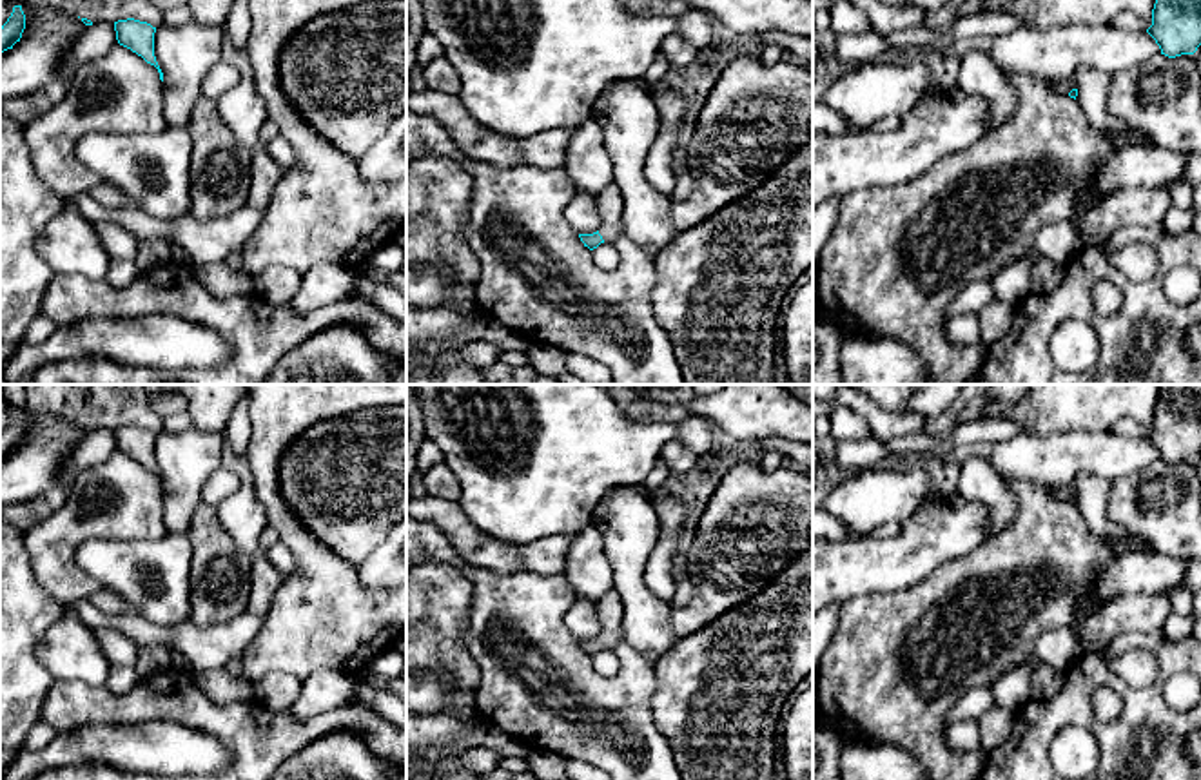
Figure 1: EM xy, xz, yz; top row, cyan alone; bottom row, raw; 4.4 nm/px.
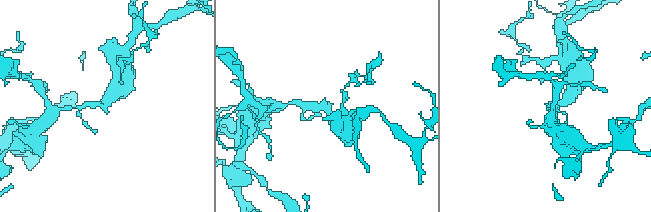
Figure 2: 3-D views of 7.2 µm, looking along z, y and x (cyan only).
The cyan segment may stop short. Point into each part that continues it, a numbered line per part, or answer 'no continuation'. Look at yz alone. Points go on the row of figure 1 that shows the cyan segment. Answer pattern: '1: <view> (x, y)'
1: yz (897, 256)

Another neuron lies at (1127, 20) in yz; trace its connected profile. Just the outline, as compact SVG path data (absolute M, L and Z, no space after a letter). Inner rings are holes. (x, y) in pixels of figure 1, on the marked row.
M1123 11L1116 18L1112 18L1108 25L1123 31L1143 33L1152 25L1152 18L1141 18L1132 11Z

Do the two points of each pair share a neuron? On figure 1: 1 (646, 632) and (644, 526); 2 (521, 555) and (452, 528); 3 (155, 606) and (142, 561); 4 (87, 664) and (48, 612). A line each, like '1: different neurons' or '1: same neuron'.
1: same neuron
2: same neuron
3: same neuron
4: different neurons

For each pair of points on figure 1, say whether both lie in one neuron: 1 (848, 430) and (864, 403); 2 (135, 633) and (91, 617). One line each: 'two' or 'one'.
1: two
2: one

